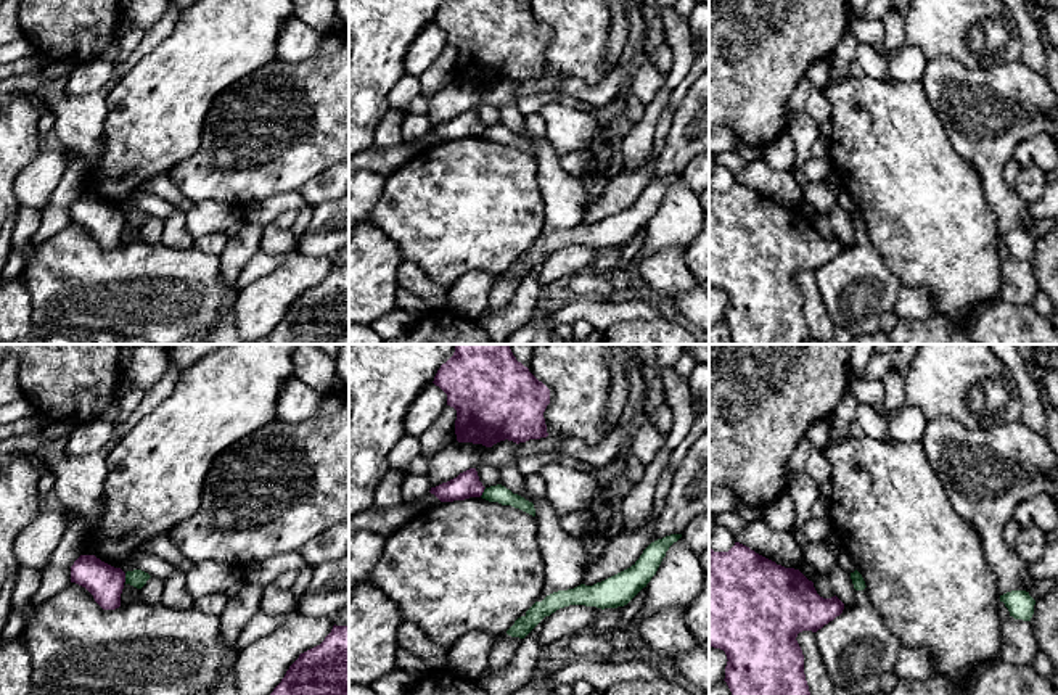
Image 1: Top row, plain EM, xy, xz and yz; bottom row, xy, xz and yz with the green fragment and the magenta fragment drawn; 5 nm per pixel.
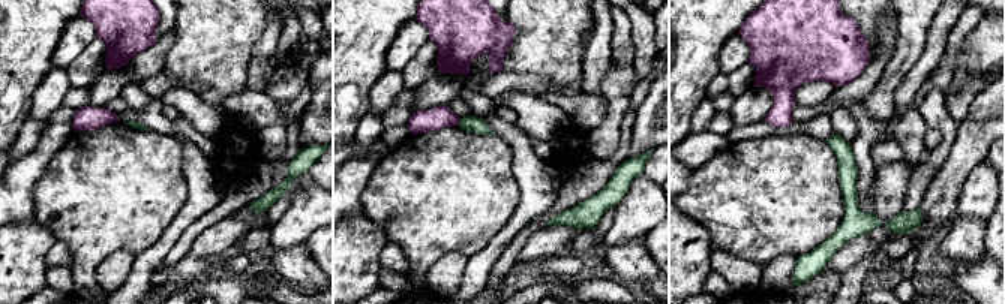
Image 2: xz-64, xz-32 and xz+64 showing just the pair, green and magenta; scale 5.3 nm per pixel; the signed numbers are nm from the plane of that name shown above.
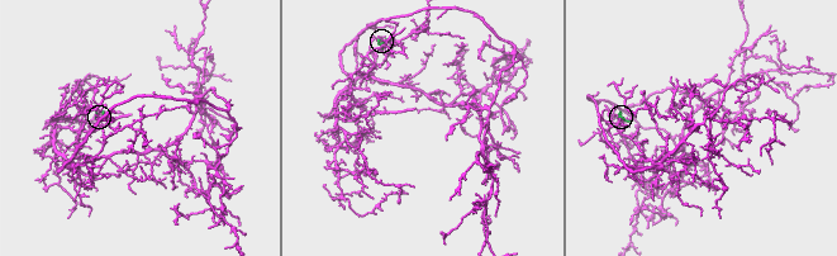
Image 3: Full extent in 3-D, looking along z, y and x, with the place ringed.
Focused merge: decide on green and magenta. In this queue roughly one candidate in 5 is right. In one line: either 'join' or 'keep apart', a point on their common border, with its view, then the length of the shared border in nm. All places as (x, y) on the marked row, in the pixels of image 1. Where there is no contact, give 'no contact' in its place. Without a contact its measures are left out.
keep apart | xy (126, 578) | 50 nm

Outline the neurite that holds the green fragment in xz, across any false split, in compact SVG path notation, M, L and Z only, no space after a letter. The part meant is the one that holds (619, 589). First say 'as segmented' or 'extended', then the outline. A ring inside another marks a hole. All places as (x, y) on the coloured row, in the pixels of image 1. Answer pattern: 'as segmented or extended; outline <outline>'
as segmented; outline M670 534L651 542L640 558L627 570L593 586L580 584L574 589L558 590L535 602L524 616L518 618L506 631L511 637L524 639L545 616L569 605L597 608L617 608L627 605L656 574L669 547L682 534Z

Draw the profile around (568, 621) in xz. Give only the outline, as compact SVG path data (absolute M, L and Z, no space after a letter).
M569 605L552 613L542 624L539 644L548 647L564 637L590 629L600 616L601 608L585 605Z

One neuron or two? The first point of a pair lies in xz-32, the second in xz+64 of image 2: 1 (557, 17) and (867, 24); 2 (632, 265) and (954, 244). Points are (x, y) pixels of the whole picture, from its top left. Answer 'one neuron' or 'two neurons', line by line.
1: one neuron
2: one neuron

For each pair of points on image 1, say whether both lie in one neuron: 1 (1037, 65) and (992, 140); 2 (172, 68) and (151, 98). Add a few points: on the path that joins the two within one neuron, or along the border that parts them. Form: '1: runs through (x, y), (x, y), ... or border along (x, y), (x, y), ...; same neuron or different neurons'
1: border along (1020, 60), (1041, 74); different neurons
2: runs through (172, 76), (159, 90); same neuron

